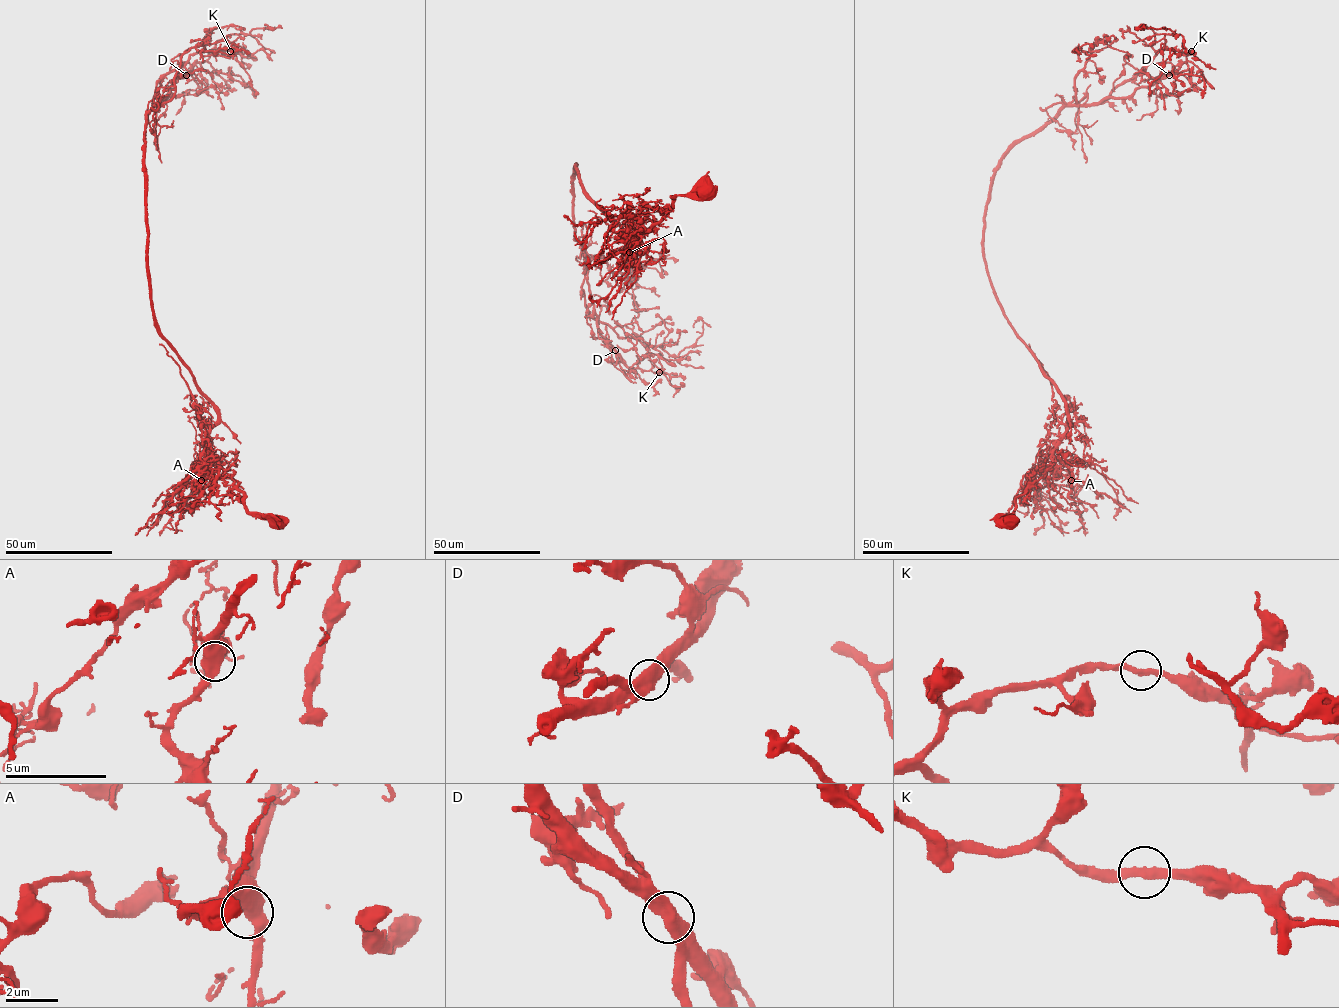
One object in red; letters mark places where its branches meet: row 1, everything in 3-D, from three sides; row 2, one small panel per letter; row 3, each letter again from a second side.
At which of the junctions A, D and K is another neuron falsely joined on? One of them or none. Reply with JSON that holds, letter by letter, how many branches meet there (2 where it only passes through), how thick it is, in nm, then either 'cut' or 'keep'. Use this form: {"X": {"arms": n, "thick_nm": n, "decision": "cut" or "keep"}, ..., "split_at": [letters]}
{"A": {"arms": 2, "thick_nm": 550, "decision": "keep"}, "D": {"arms": 2, "thick_nm": 650, "decision": "cut"}, "K": {"arms": 2, "thick_nm": 320, "decision": "keep"}, "split_at": ["D"]}

